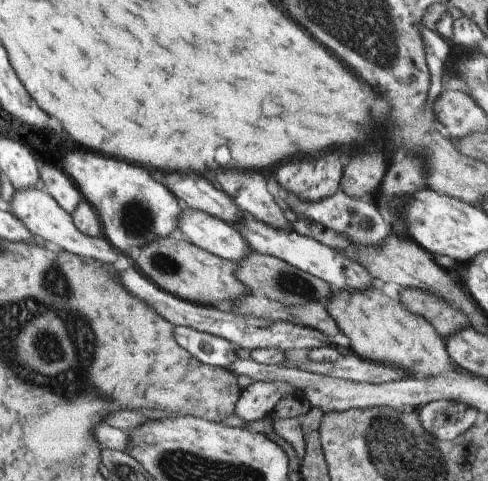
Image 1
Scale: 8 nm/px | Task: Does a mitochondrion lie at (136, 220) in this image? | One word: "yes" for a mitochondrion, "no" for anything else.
yes

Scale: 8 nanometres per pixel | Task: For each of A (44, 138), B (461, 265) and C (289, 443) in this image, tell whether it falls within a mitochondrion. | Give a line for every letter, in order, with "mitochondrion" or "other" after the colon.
A: other
B: other
C: other

